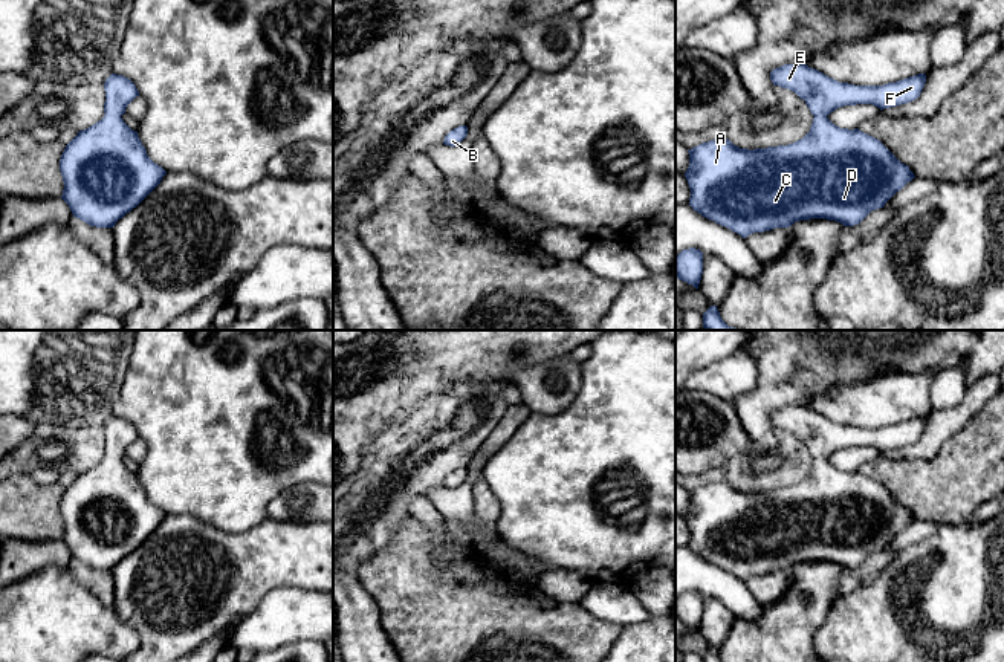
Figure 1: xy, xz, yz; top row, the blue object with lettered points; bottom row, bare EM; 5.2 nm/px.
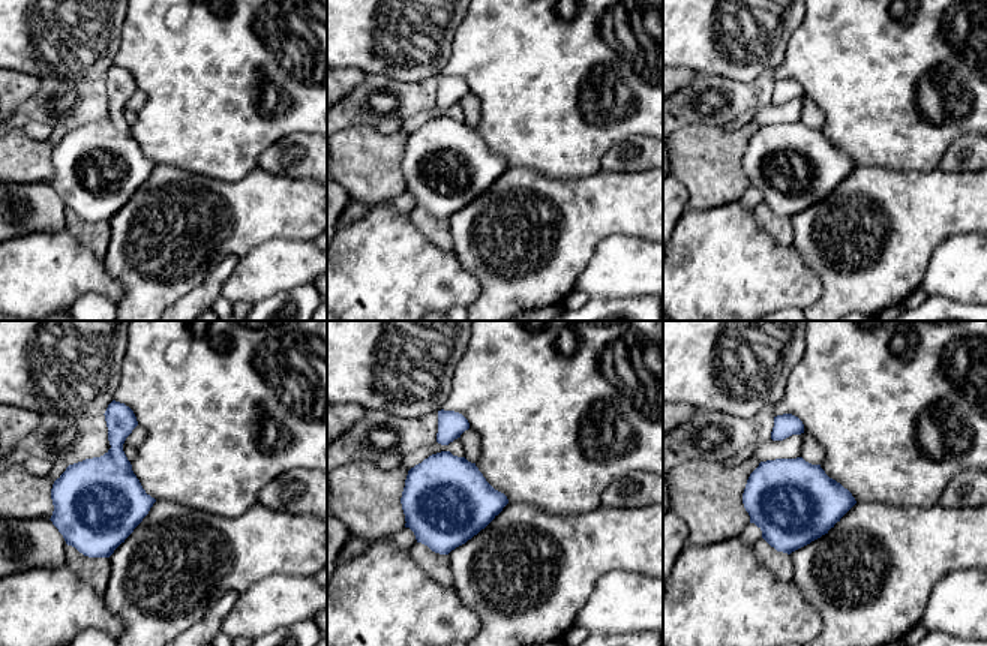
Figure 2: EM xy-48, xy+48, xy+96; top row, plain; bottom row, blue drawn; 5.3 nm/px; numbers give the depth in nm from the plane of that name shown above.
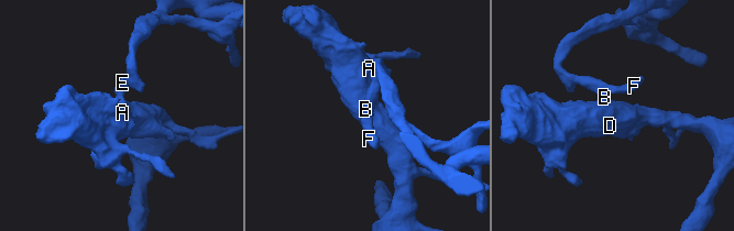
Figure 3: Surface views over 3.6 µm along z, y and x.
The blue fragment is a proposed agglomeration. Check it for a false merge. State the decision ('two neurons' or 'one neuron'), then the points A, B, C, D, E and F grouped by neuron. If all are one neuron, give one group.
one neuron; groups A B C D E F

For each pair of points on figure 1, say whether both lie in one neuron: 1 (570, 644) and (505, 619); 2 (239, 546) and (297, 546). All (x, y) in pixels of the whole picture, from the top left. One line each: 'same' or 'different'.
1: same
2: same

